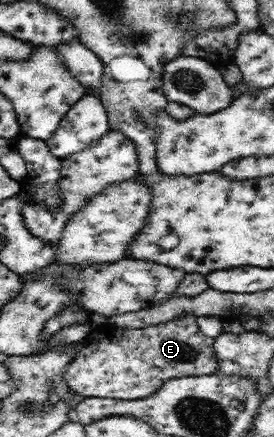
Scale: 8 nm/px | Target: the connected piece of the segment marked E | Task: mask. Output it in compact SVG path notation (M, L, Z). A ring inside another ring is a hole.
M193 316L176 318L164 325L150 326L146 329L125 329L121 341L111 340L107 329L91 329L91 332L82 341L82 348L74 358L65 366L63 380L72 391L84 396L97 396L104 398L136 400L155 394L164 385L164 382L174 378L200 377L216 374L219 362L214 354L212 337L201 333Z

